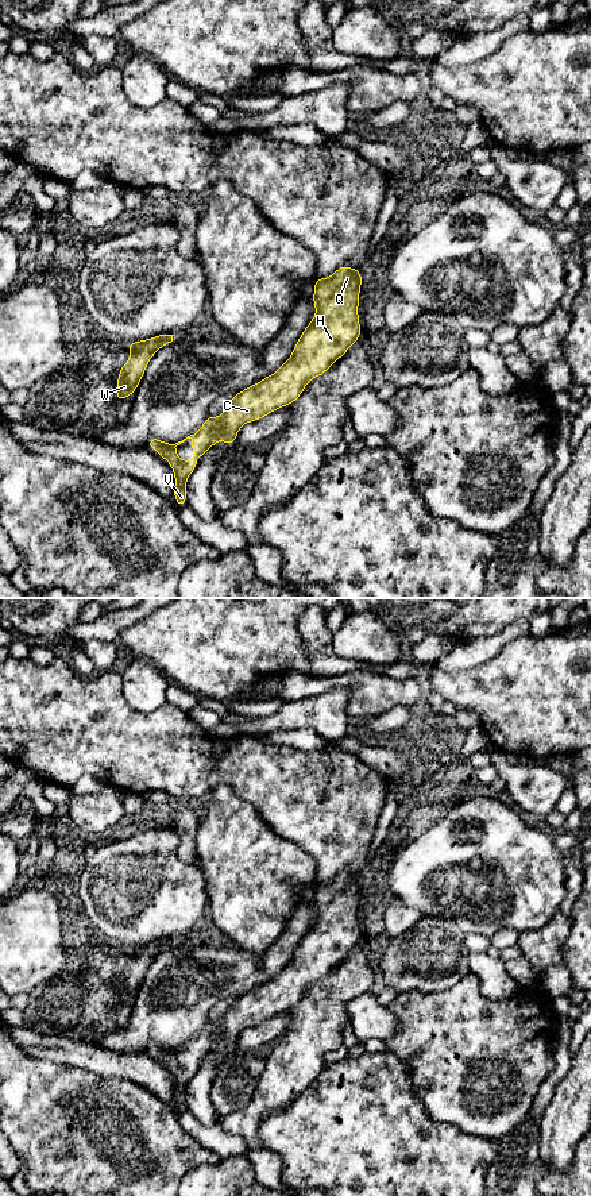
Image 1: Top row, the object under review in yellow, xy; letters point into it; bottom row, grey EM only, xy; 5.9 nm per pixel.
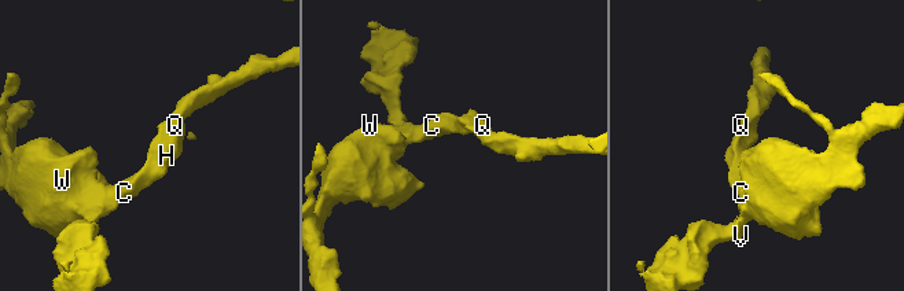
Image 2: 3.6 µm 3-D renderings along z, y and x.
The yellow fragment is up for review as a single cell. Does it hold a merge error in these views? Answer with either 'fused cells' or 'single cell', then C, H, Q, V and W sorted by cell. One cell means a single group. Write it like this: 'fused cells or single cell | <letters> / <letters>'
single cell | C H Q V W

